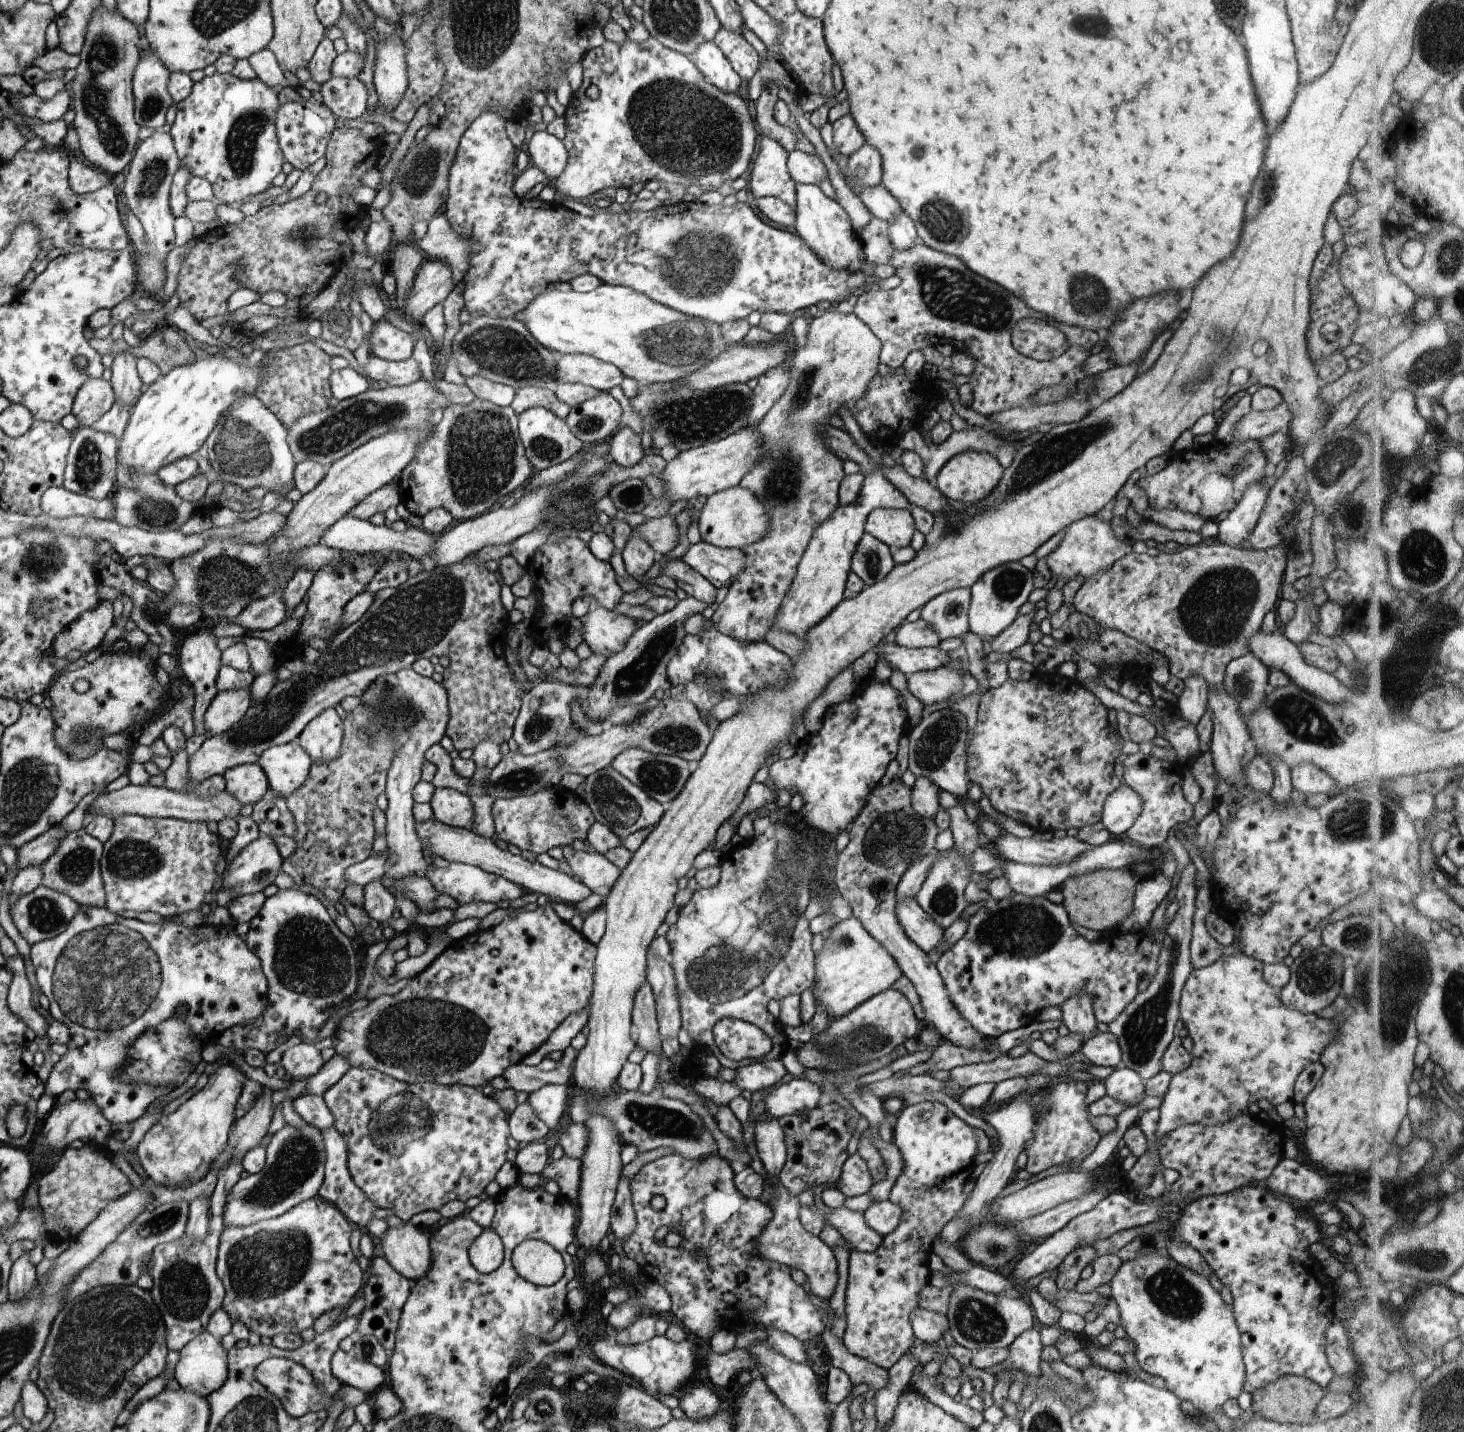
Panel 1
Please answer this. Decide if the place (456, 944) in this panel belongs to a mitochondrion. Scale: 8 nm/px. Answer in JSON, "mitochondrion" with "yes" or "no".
{"mitochondrion":"no"}

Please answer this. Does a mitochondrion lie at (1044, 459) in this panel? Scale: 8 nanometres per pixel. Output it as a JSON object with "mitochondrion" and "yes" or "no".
{"mitochondrion":"yes"}

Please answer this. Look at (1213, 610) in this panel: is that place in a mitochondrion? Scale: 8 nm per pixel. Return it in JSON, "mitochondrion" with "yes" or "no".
{"mitochondrion":"yes"}

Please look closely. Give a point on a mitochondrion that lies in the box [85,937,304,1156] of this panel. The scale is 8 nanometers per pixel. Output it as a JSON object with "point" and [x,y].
{"point":[125,1072]}

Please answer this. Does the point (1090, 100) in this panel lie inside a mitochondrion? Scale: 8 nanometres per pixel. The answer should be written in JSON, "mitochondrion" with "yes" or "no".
{"mitochondrion":"no"}

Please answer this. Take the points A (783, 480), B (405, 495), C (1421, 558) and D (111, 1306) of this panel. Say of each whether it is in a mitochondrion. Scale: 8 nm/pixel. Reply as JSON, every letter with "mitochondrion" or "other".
{"A":"mitochondrion","B":"other","C":"mitochondrion","D":"mitochondrion"}

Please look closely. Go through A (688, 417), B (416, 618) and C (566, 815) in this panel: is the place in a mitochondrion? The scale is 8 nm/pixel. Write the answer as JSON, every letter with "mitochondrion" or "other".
{"A":"mitochondrion","B":"mitochondrion","C":"other"}

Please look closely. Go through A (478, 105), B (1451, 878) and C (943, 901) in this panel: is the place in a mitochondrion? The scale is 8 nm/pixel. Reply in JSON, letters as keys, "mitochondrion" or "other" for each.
{"A":"other","B":"other","C":"mitochondrion"}

